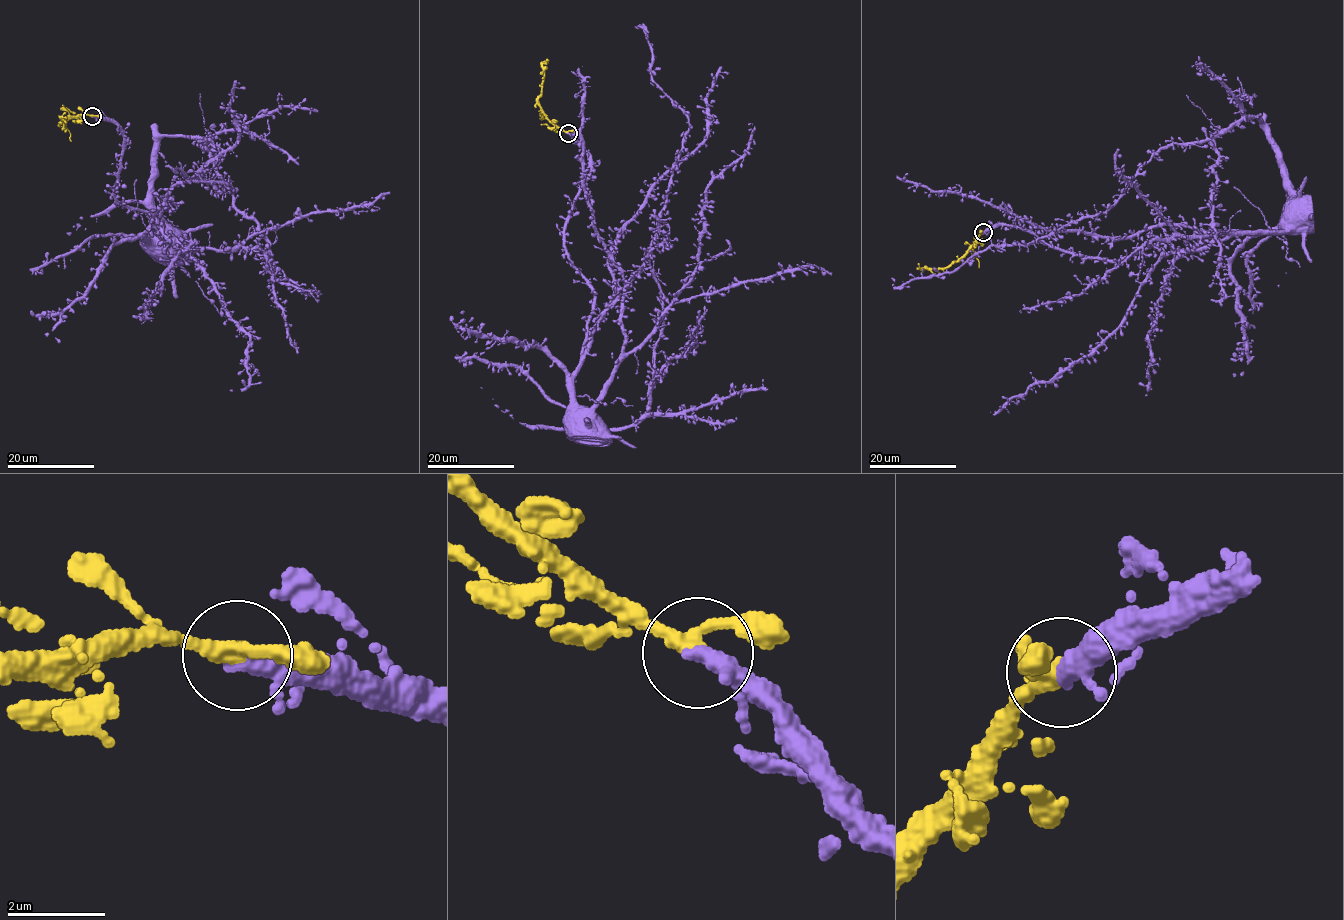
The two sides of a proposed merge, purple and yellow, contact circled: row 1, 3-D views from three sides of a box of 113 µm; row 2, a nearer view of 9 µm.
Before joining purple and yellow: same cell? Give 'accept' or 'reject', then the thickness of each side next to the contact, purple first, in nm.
accept | 360/300 nm

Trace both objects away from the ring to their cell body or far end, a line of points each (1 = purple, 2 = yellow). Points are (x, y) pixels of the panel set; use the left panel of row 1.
1: (92, 116), (115, 123), (122, 136), (118, 204), (154, 214), (154, 227), (145, 234), (150, 241), (160, 233)
2: (92, 116), (77, 115), (60, 122), (65, 126), (60, 117), (66, 117)

